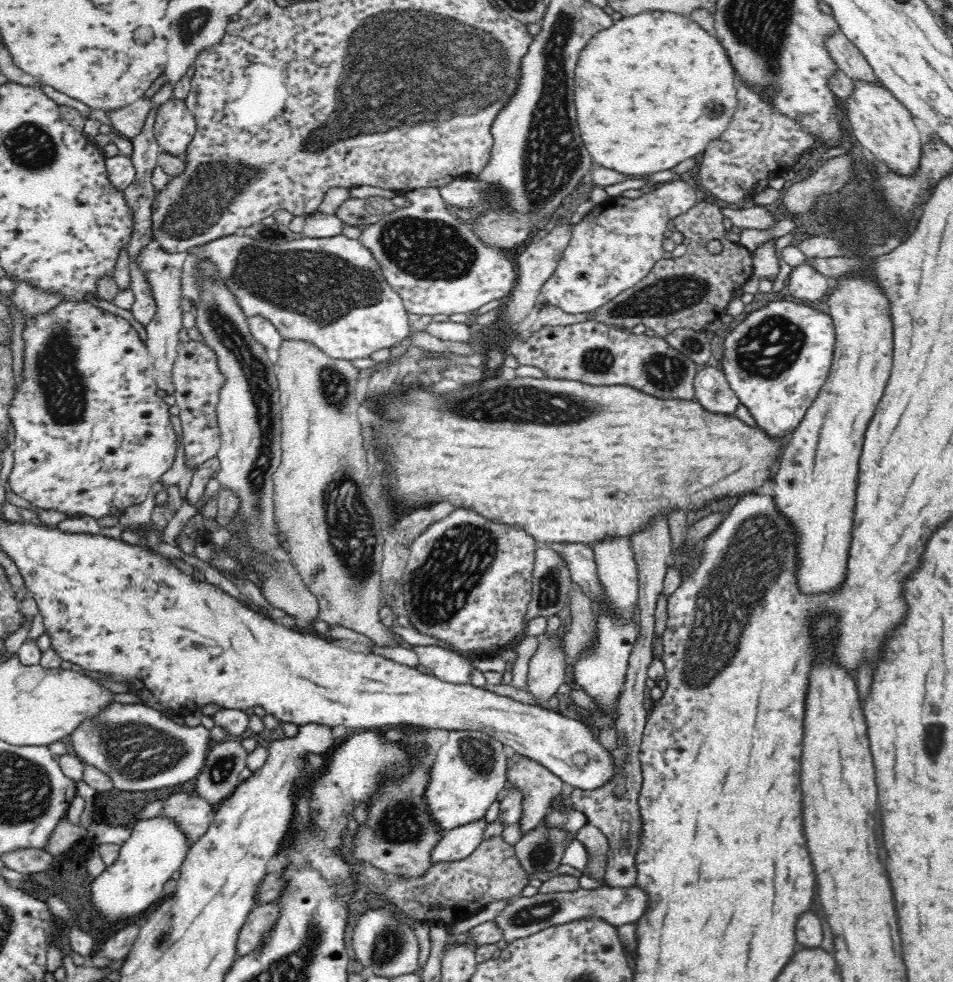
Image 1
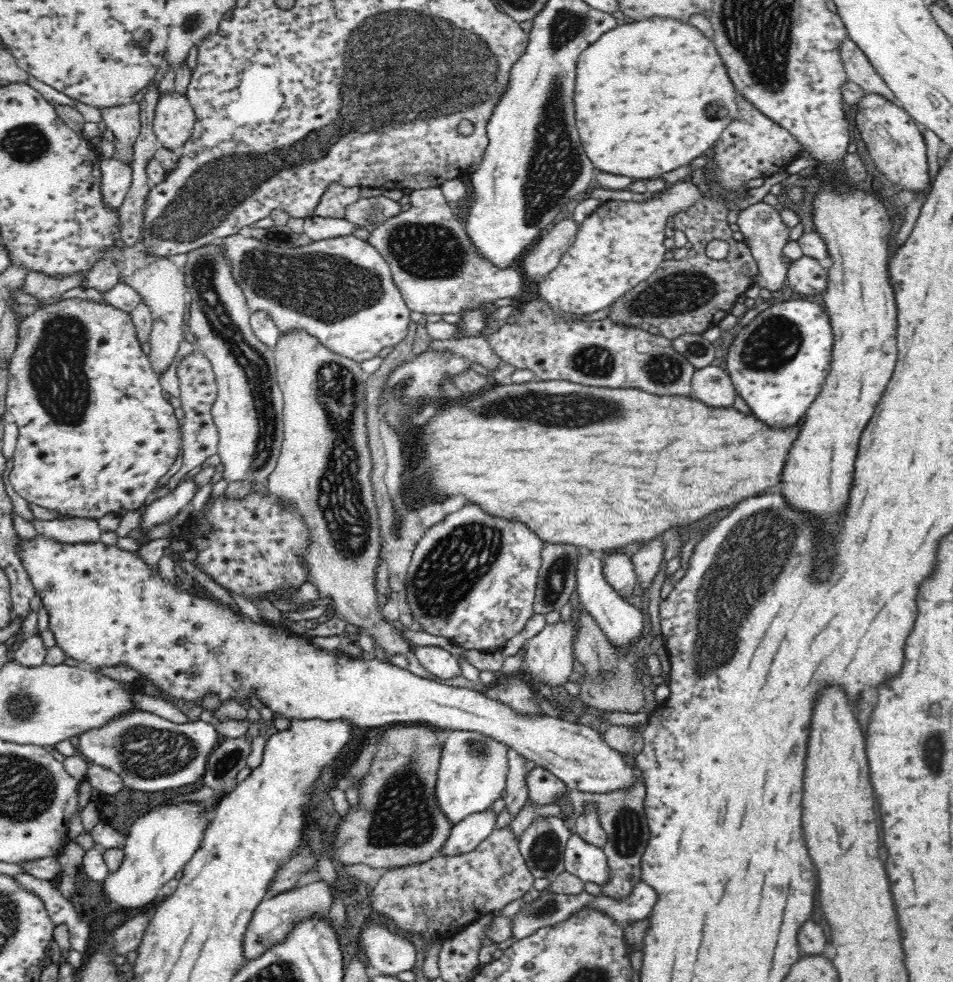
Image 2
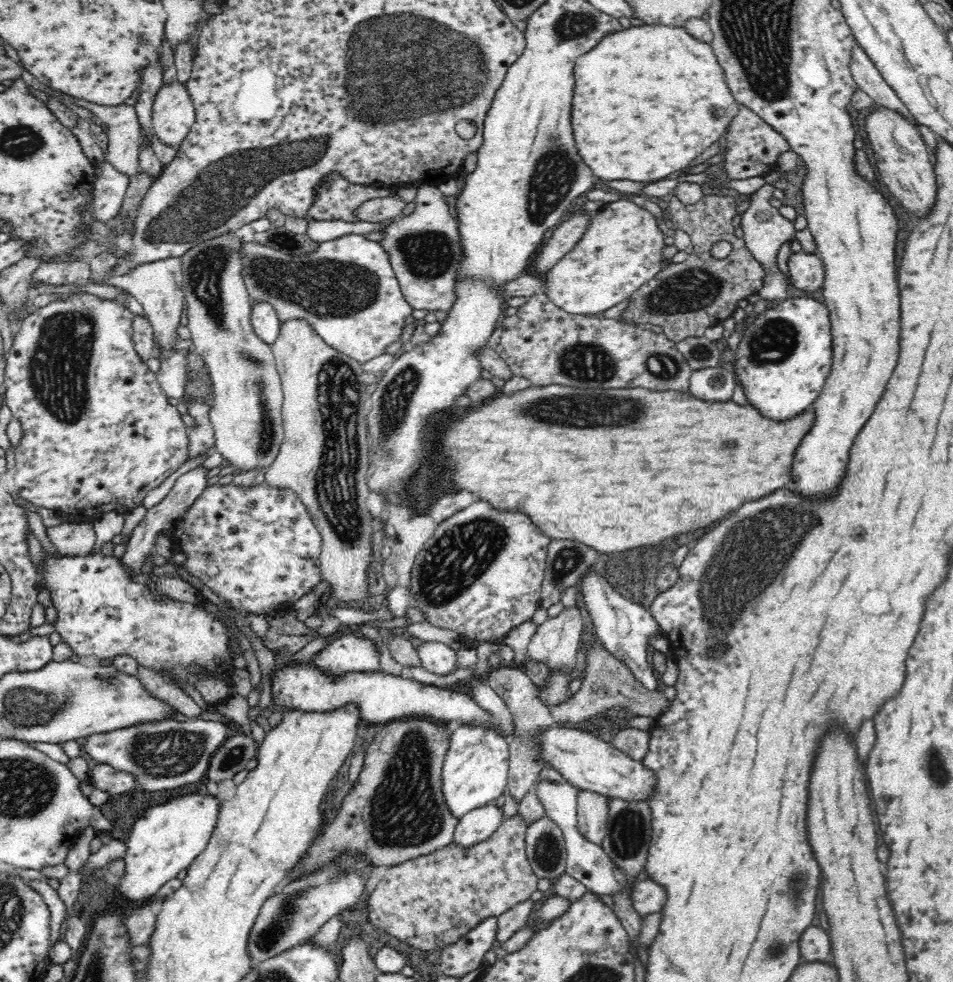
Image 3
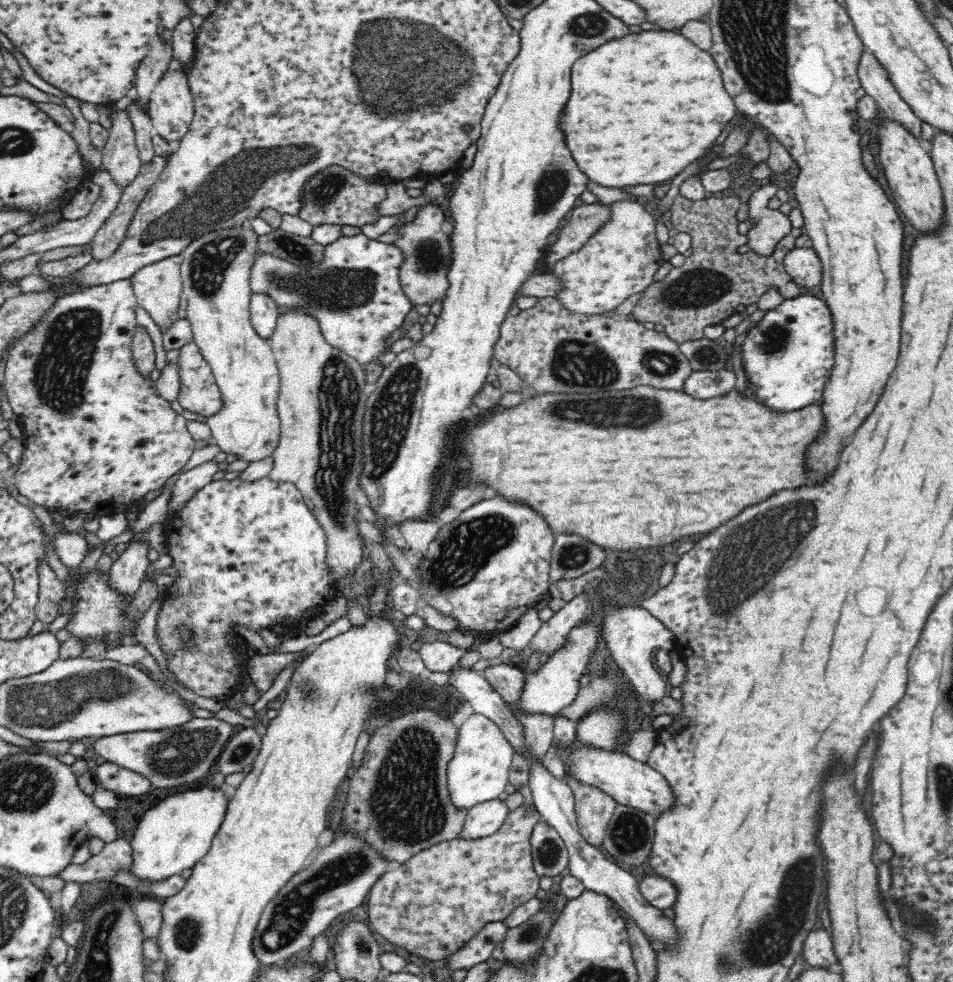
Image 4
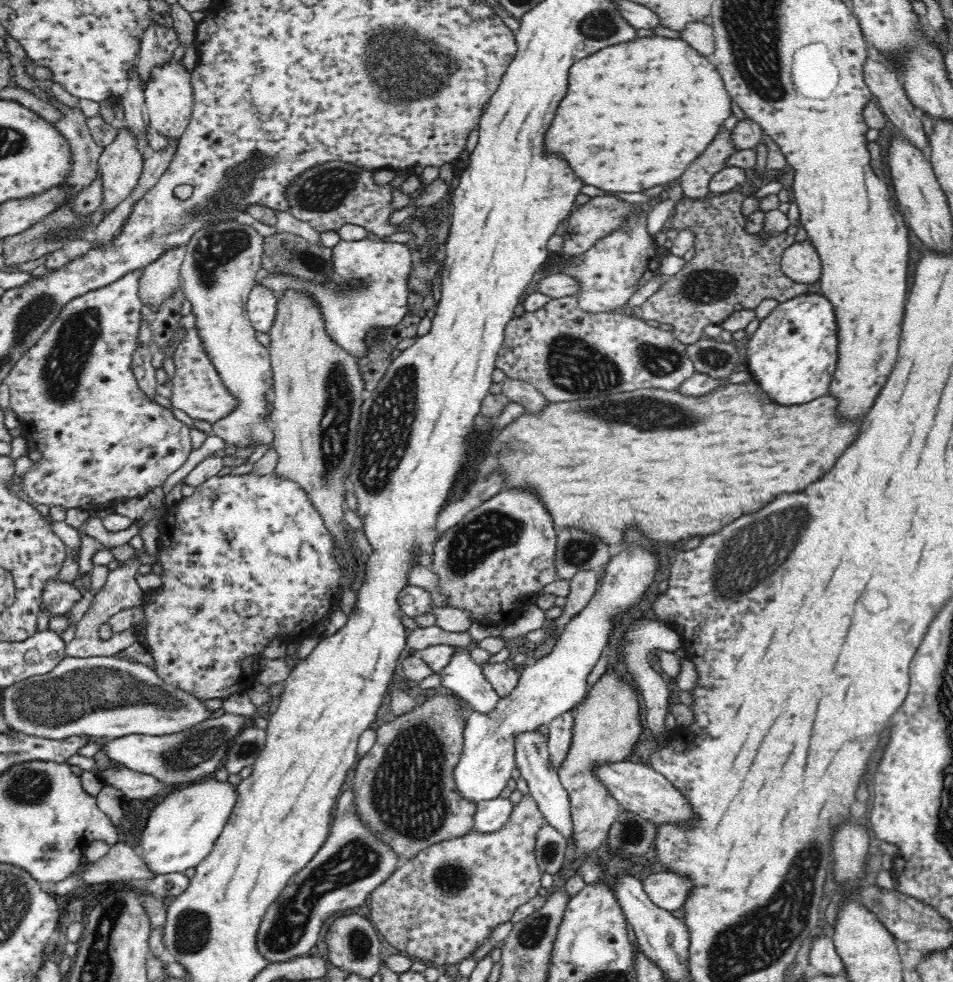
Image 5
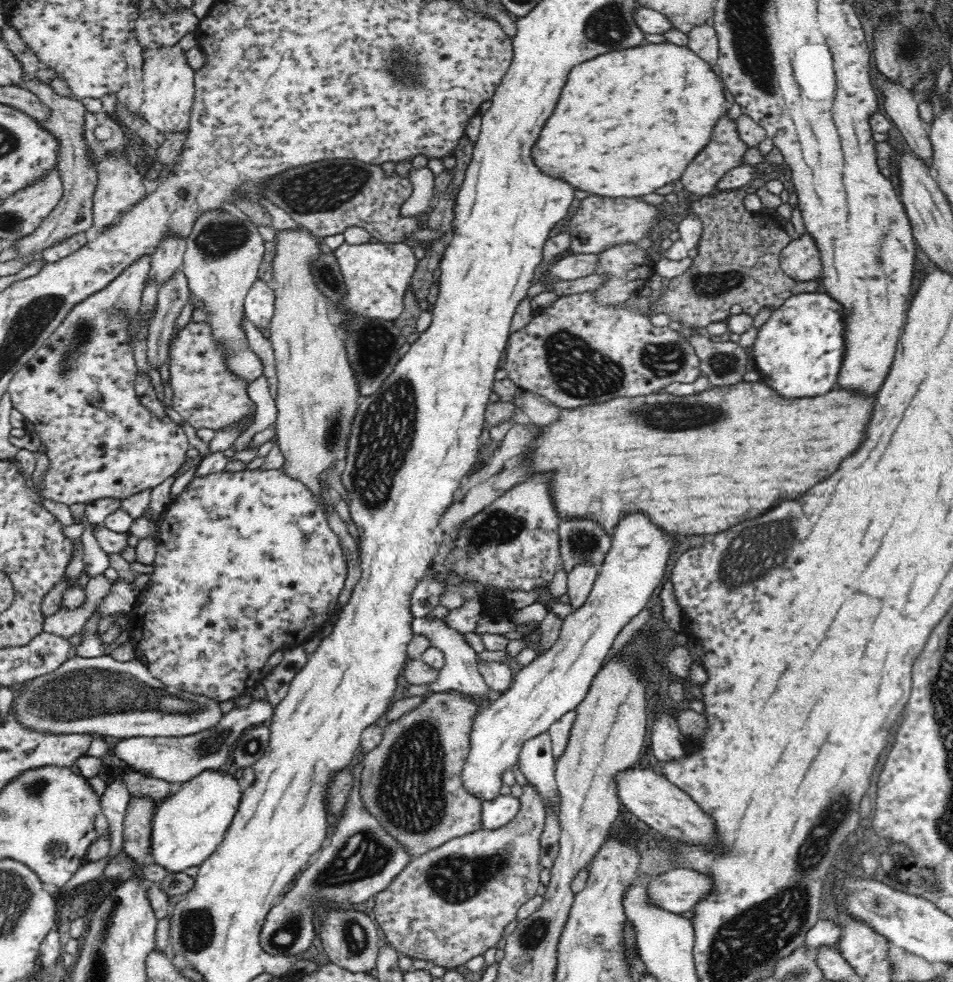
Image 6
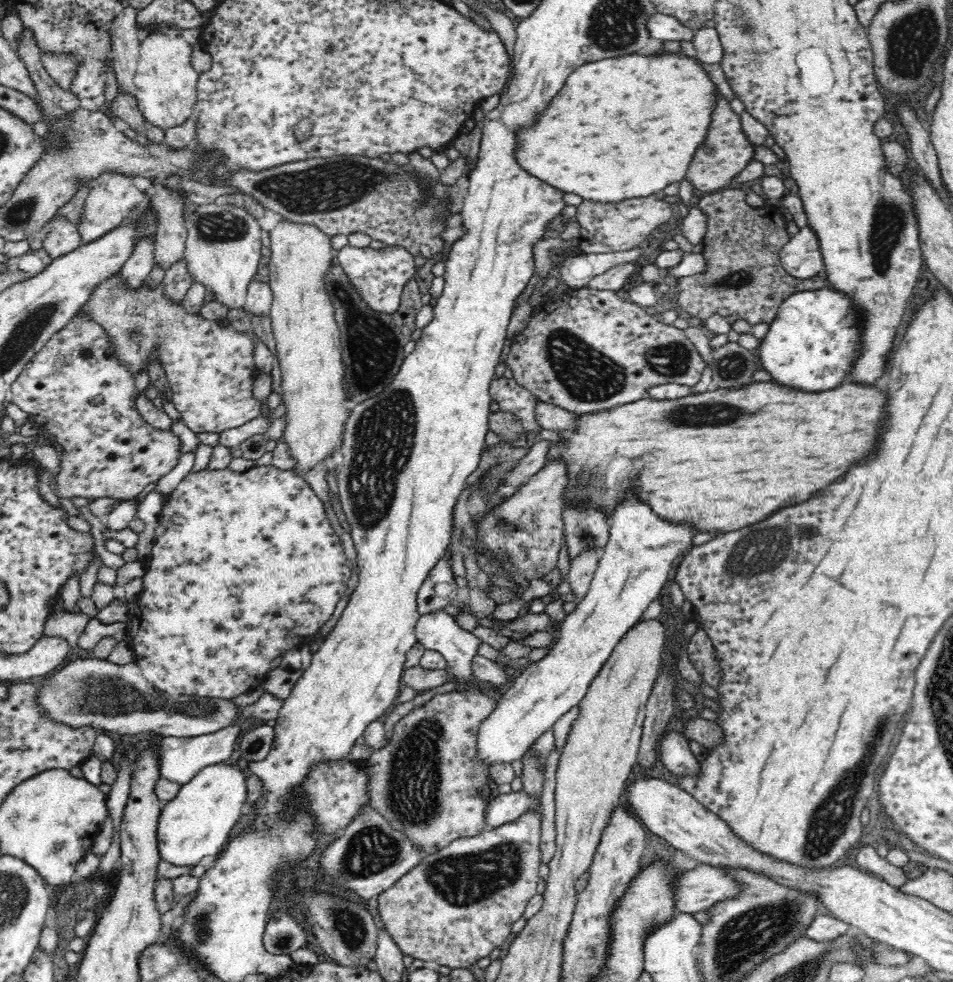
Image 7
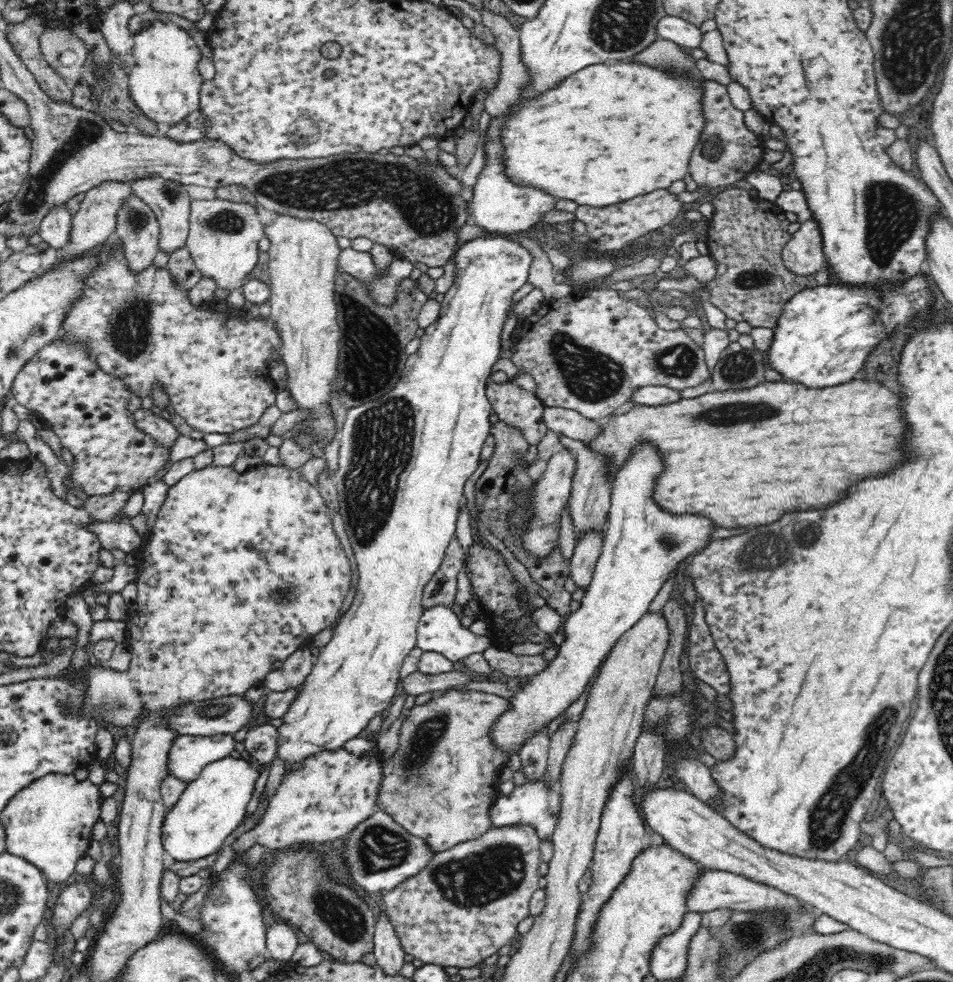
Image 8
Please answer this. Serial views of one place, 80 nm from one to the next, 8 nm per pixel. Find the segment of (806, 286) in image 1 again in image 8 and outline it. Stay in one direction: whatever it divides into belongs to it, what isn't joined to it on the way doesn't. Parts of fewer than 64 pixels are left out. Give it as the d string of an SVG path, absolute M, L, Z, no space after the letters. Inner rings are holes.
M814 219L807 220L791 235L781 250L784 266L800 276L818 272L825 266L820 227Z

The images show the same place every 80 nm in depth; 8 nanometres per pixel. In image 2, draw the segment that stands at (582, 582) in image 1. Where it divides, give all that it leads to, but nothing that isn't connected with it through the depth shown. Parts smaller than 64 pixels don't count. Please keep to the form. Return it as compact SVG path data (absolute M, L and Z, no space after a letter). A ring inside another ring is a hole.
M589 549L588 552L580 552L574 575L576 575L577 593L583 608L592 614L607 639L613 642L615 646L632 646L630 642L639 638L640 632L646 626L644 616L642 616L640 610L632 606L628 601L624 601L612 589L612 585L608 584L608 581L604 579L600 555Z

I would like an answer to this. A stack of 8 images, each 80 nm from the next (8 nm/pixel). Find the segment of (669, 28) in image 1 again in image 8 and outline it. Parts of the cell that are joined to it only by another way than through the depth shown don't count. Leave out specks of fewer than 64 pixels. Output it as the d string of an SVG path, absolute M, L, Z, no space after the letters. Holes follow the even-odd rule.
M624 60L600 62L578 70L570 77L565 78L560 86L540 95L537 99L530 99L520 103L514 110L513 115L504 123L501 137L504 139L504 166L508 170L508 176L516 184L527 184L536 186L548 194L554 194L556 198L568 198L578 204L588 206L610 206L615 205L658 189L667 189L672 182L682 180L688 173L689 160L693 150L701 140L701 134L705 125L703 113L703 87L704 78L693 76L687 70L667 70L667 68L654 68L646 64L624 62Z

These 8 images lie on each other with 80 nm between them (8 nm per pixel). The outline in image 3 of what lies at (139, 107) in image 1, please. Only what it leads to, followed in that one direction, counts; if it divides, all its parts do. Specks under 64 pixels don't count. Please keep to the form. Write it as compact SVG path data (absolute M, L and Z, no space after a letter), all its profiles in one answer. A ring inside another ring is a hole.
M64 95L66 100L75 100L78 106L91 110L109 128L108 151L105 160L116 167L116 170L136 175L139 172L139 141L141 124L134 105L127 103L118 106L102 106L82 99Z

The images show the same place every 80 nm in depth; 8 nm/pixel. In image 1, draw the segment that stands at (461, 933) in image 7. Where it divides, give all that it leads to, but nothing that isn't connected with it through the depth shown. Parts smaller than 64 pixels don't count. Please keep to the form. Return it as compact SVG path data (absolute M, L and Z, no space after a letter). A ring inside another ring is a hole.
M498 835L482 842L473 854L460 862L436 864L428 872L411 879L395 877L386 885L384 898L412 920L428 920L430 924L432 920L441 920L451 926L491 902L510 900L521 894L529 878L517 861L515 849Z

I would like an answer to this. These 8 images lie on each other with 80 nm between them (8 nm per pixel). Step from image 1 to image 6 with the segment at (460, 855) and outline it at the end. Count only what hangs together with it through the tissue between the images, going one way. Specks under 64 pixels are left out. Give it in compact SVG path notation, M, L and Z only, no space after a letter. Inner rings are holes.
M498 795L496 798L482 801L482 808L480 808L481 829L498 830L503 828L520 809L520 799L516 799L512 795Z

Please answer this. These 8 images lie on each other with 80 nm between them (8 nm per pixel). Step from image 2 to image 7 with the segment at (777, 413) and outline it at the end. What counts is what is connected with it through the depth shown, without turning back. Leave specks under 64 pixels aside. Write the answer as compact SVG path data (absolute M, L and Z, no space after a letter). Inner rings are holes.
M824 287L818 290L805 290L789 296L776 313L776 318L770 322L766 336L758 346L758 357L761 367L766 370L772 380L785 388L796 388L802 392L822 392L836 388L846 382L853 361L857 358L861 347L858 344L858 311L852 305L850 298L834 289Z

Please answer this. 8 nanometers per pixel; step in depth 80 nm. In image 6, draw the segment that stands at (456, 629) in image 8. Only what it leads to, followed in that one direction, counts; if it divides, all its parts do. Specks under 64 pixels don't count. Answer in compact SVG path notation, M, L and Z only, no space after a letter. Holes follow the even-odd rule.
M424 617L412 619L413 633L428 636L432 642L431 646L439 648L446 657L445 665L439 670L438 678L430 685L429 691L433 693L456 692L480 702L480 706L488 706L492 702L490 686L486 684L484 677L480 674L476 651L464 642L462 633L451 630L443 620L425 620Z

